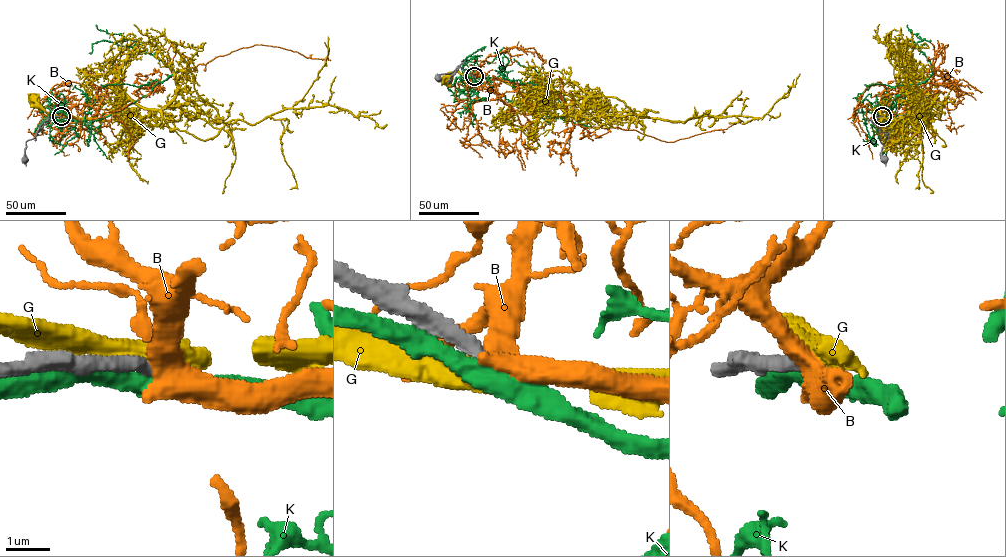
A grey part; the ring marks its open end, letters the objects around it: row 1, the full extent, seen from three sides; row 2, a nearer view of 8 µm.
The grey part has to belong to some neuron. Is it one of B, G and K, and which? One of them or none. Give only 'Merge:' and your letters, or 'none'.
Merge: none

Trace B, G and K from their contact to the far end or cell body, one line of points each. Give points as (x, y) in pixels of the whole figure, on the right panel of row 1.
B: (882, 116), (885, 120), (890, 116), (890, 105), (896, 97), (930, 82), (935, 56), (948, 45), (927, 60)
G: (882, 116), (877, 110), (878, 104), (884, 100)
K: (882, 116), (879, 127), (889, 119), (894, 99), (932, 73), (915, 45), (921, 40), (907, 24)

